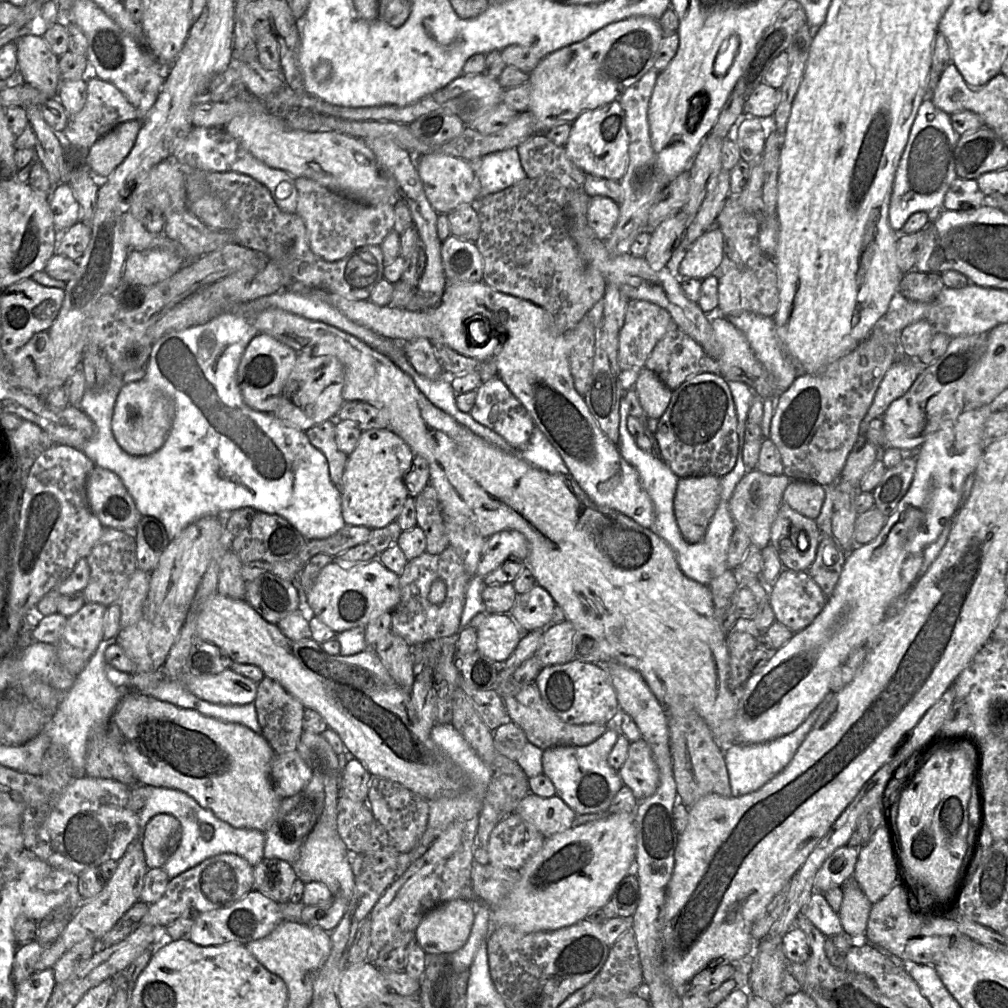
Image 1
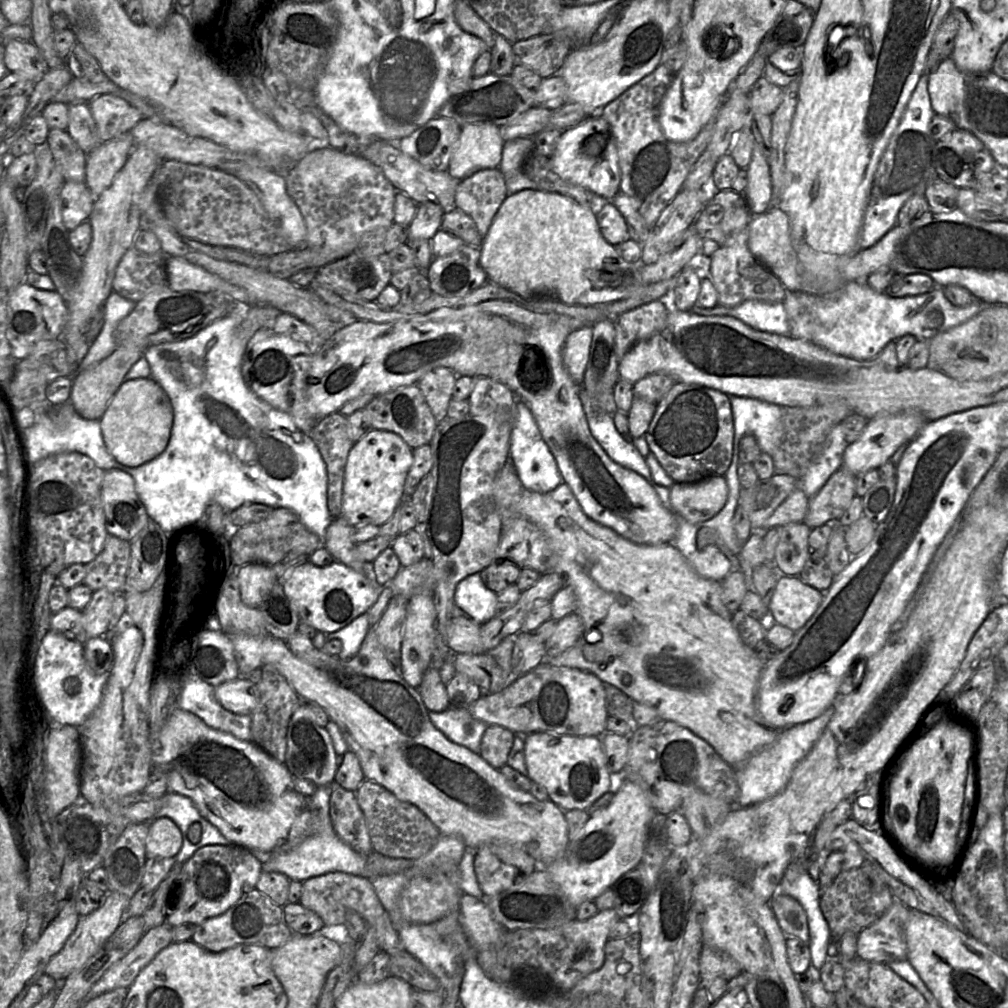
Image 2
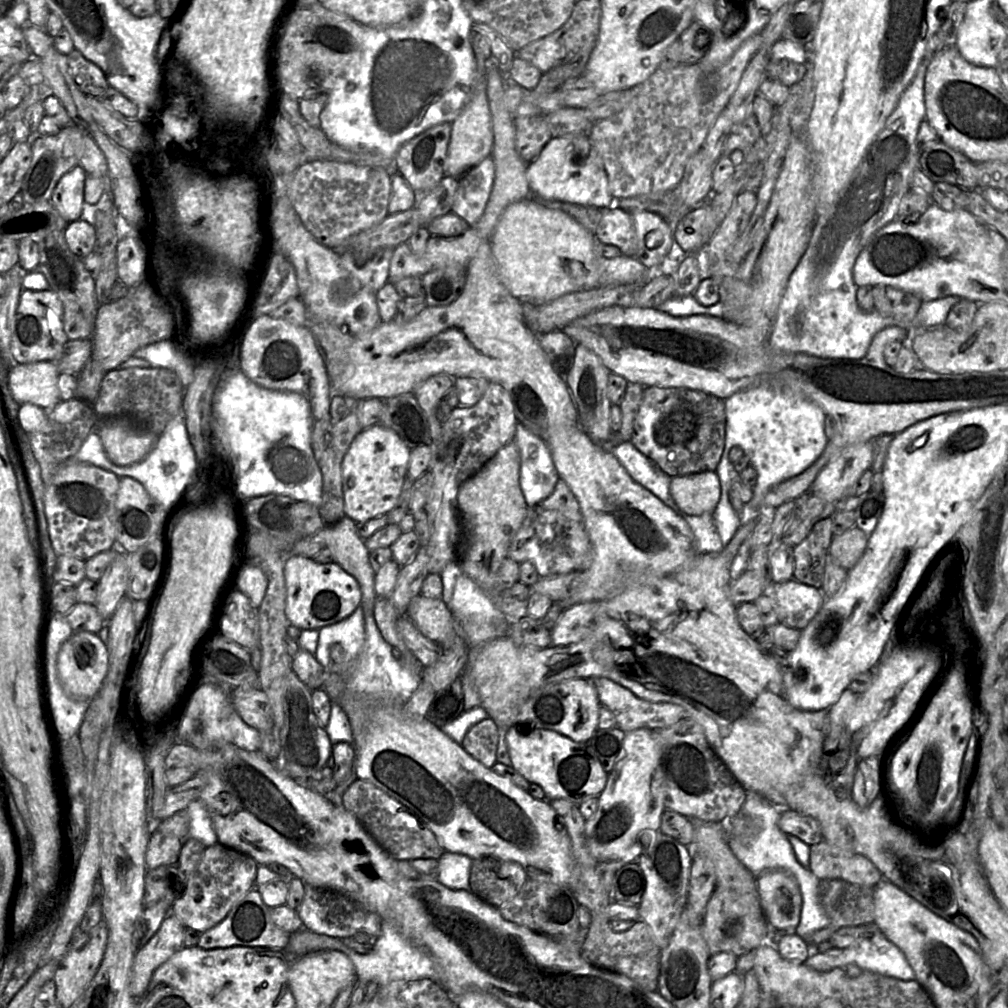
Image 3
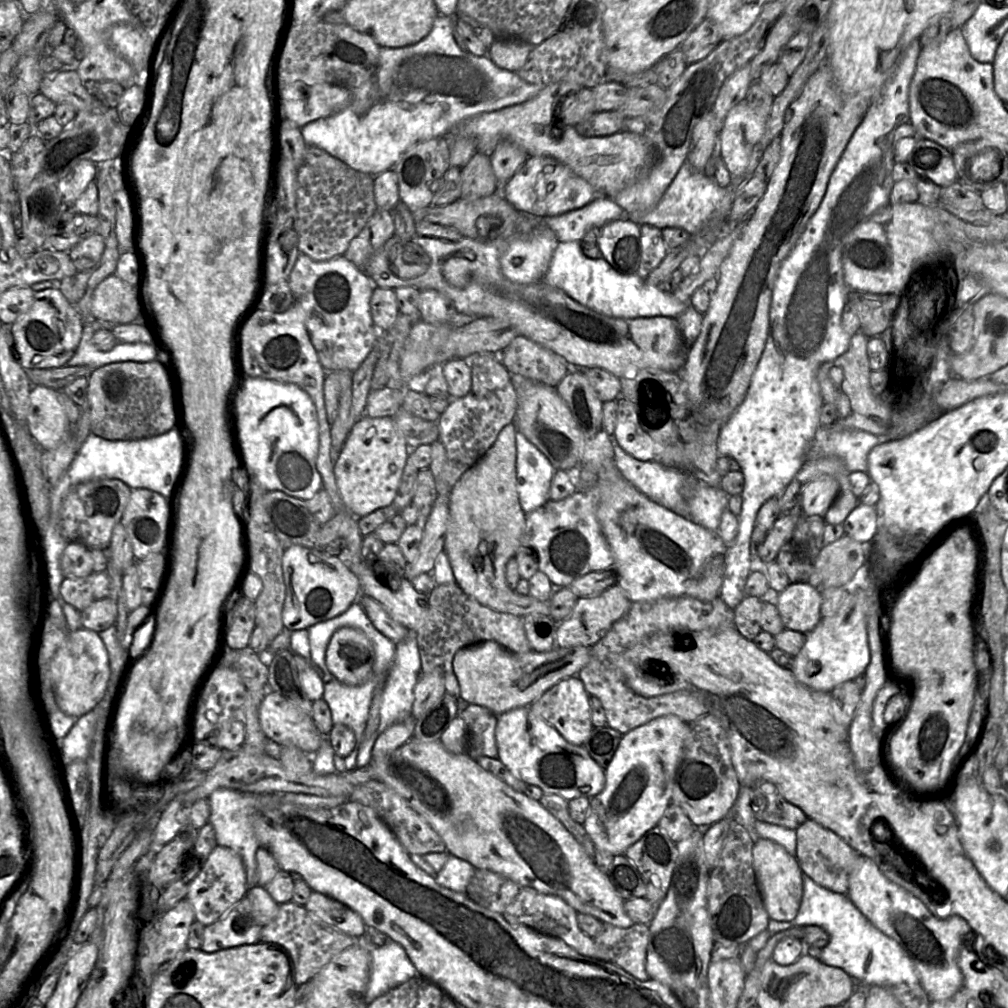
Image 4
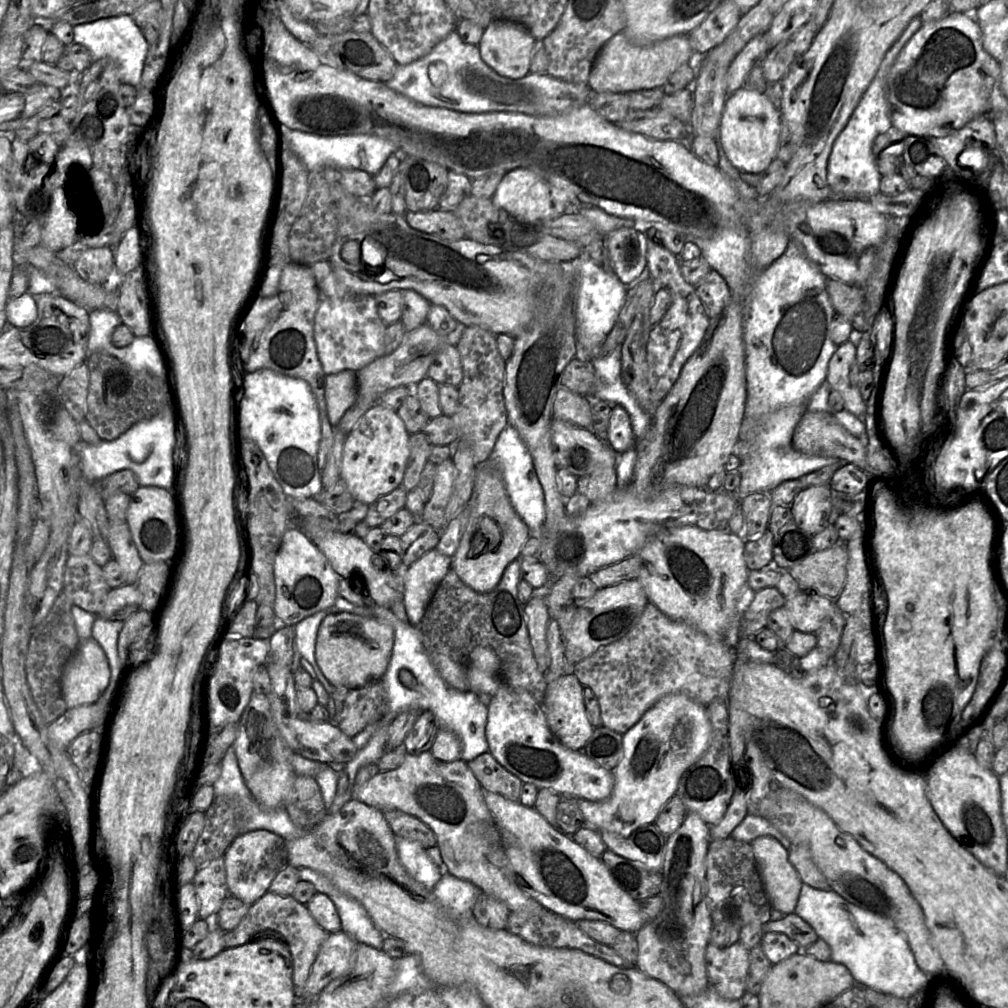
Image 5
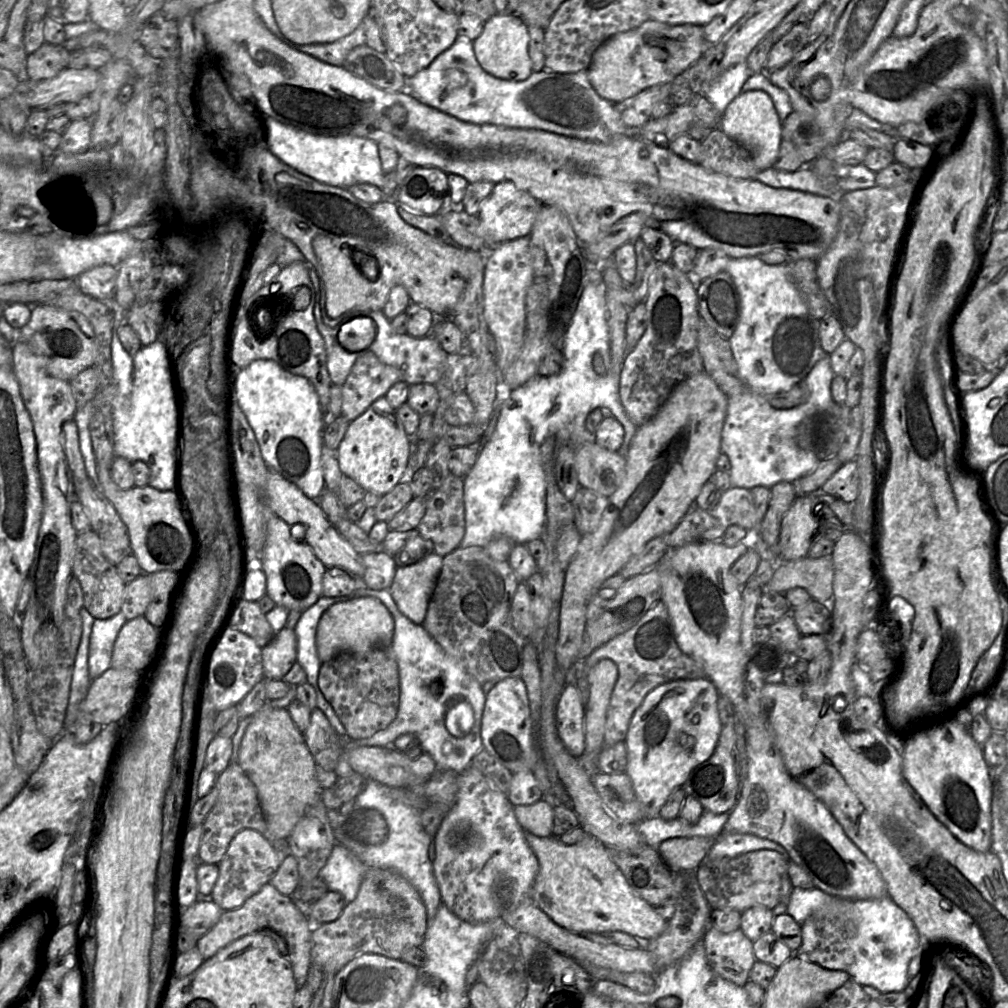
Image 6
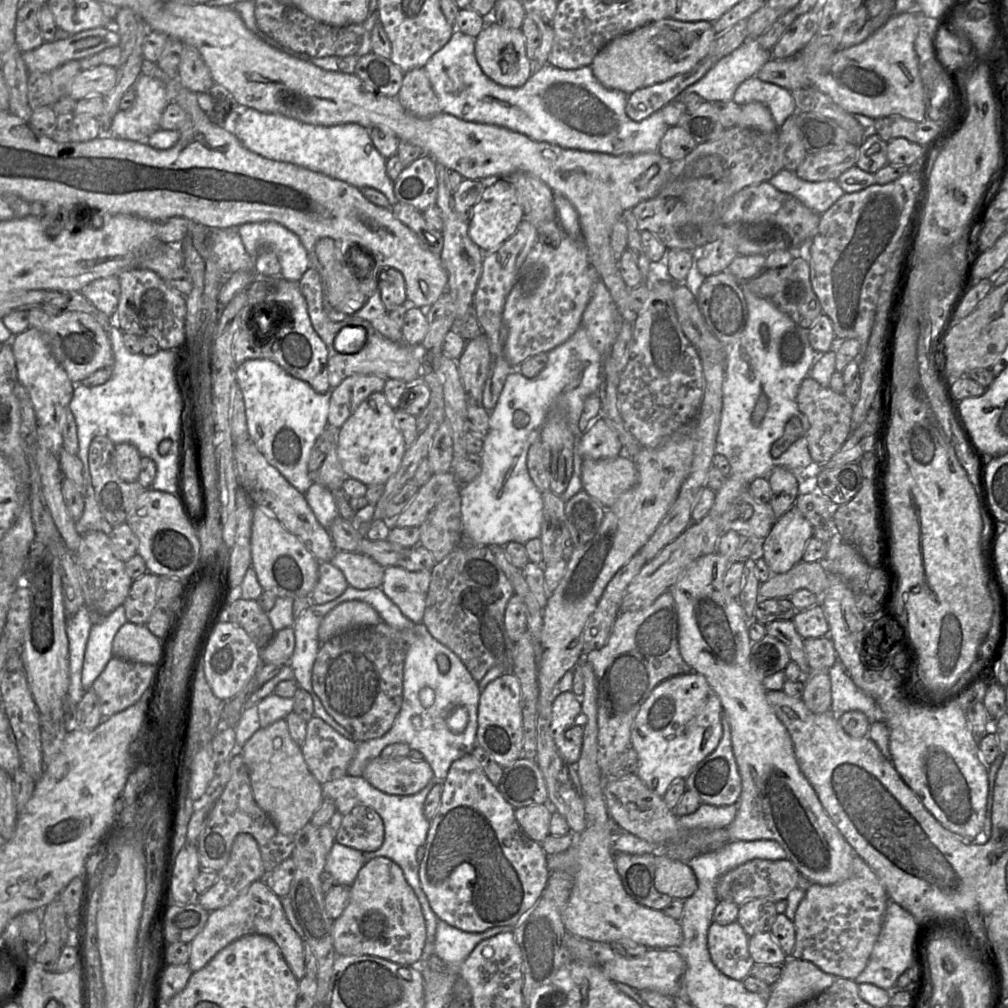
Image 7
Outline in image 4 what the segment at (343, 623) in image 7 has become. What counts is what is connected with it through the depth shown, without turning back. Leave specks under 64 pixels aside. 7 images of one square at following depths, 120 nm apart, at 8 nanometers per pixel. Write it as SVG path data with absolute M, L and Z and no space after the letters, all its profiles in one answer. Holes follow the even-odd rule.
M341 627L329 640L326 666L342 683L354 686L366 682L372 674L374 661L373 644L358 628Z

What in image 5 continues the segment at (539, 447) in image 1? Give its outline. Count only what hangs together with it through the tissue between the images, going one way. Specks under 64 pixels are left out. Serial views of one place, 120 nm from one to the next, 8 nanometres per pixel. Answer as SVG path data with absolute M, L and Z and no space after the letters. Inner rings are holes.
M508 424L500 433L489 458L500 469L509 499L531 533L540 532L545 520L544 490L533 458L517 430Z

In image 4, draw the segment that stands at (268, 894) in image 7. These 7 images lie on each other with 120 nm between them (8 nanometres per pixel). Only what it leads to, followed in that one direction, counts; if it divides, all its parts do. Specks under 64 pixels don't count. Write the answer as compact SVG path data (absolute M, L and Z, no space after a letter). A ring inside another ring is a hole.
M289 901L279 905L277 916L262 927L260 942L278 944L288 952L297 986L308 982L322 967L347 948L359 944L360 937L353 937L327 925L310 914L302 905Z

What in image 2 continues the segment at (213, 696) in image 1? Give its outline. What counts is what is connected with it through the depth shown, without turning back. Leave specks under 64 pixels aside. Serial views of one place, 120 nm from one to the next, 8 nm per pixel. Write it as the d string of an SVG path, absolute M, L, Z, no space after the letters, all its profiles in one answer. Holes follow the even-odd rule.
M240 675L236 679L214 687L219 704L237 715L250 715L258 703L257 685Z

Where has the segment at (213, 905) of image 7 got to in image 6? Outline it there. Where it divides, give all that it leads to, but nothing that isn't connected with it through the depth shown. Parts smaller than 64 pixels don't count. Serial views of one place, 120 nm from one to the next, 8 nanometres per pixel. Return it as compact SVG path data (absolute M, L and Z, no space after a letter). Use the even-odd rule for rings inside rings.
M253 829L239 831L230 842L224 857L218 864L219 876L210 899L224 911L239 908L249 897L270 882L288 854L277 852L262 834Z

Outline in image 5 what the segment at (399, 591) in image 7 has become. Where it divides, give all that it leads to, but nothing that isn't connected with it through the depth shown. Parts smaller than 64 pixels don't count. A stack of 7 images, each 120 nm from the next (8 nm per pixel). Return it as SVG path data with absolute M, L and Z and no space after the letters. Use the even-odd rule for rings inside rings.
M433 549L408 567L403 597L408 622L416 626L422 619L438 584L452 565L452 558Z

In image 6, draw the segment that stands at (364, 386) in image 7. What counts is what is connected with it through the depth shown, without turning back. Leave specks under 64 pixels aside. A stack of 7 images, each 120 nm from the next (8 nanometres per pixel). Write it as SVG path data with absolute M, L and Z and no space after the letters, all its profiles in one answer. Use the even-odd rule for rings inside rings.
M368 349L364 352L355 361L342 385L341 415L350 422L375 400L385 396L392 385L403 380L399 368L381 362Z

